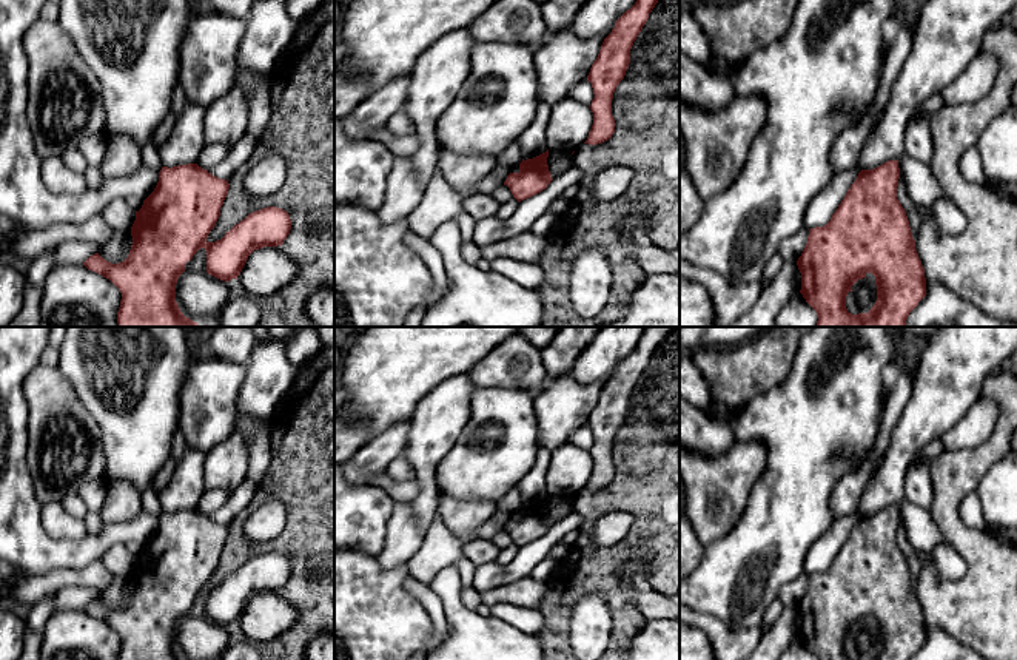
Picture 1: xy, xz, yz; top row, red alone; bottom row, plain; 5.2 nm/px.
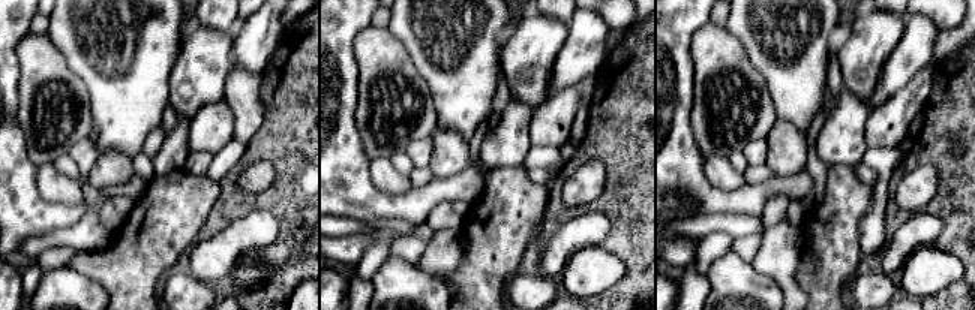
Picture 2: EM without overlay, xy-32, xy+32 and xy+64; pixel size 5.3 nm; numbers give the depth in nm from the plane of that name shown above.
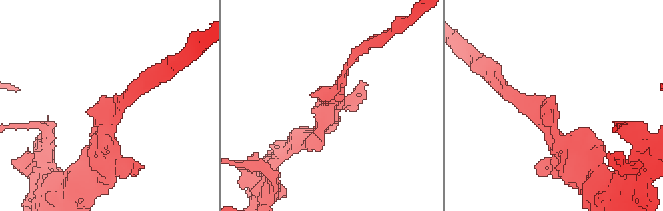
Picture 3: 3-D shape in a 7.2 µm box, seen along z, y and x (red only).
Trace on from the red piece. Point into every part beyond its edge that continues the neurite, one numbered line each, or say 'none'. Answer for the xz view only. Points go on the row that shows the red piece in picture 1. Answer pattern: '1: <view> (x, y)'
none

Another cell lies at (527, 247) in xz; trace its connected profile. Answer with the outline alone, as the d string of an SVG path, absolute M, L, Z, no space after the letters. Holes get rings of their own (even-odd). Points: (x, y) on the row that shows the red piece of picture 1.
M524 231L513 237L481 247L481 256L487 261L508 258L524 264L538 264L545 247L547 236Z

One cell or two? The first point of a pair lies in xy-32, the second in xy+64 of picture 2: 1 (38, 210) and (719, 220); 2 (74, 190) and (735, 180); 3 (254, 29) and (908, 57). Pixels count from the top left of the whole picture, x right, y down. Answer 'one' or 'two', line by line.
1: two
2: one
3: one

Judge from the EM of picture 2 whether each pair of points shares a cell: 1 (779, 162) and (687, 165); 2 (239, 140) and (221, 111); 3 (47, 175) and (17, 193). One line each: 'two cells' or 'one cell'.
1: two cells
2: two cells
3: two cells

